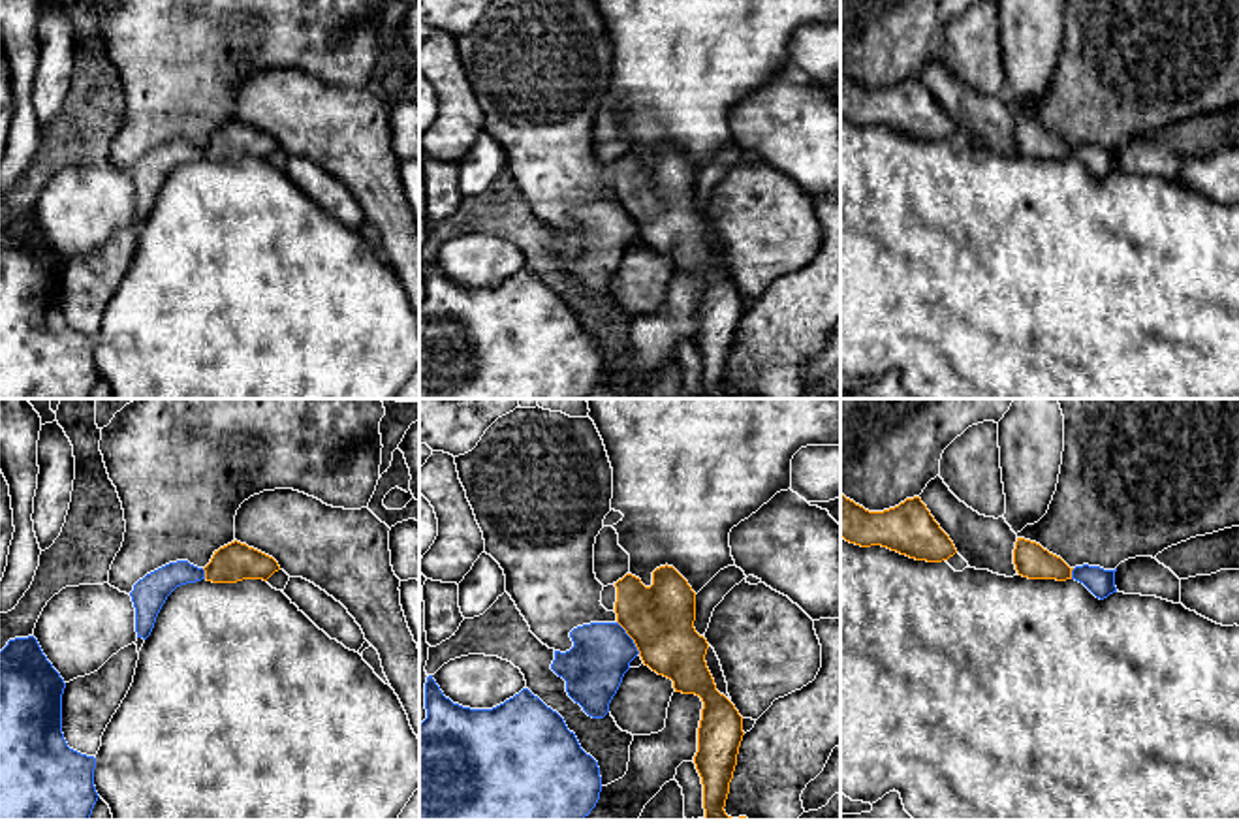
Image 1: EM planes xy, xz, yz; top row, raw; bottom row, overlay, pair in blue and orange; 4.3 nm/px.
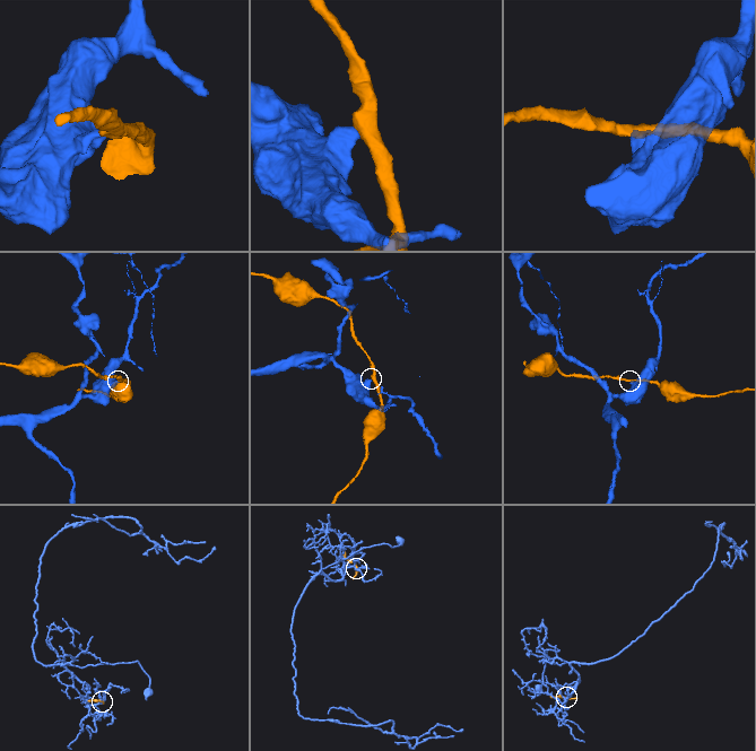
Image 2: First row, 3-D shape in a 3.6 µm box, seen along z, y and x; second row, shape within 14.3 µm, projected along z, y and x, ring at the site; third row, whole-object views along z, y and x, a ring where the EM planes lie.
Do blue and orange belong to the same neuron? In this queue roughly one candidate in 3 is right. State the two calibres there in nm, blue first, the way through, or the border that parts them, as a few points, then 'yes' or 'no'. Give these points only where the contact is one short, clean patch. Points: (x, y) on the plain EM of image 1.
260 nm thick on the blue side, 280 nm on the other; border along xz (617, 200), (640, 232); no

